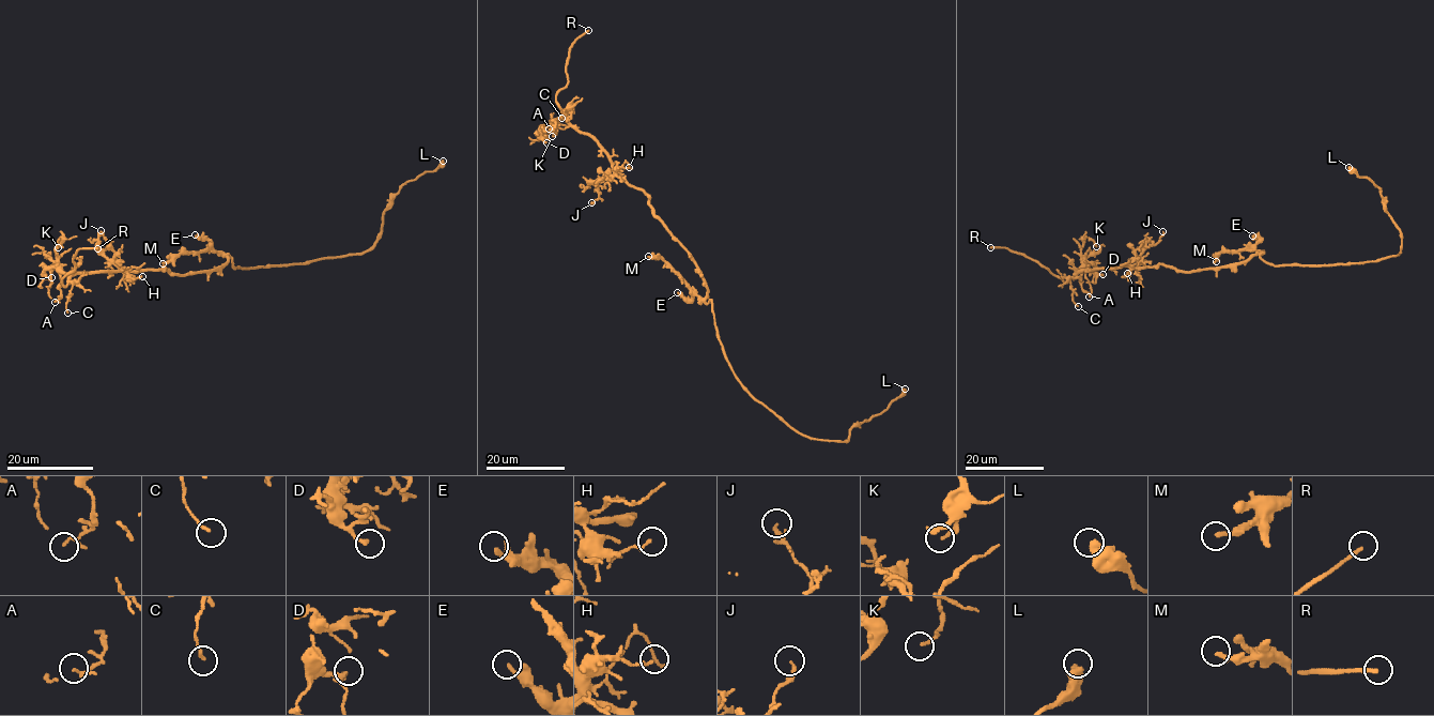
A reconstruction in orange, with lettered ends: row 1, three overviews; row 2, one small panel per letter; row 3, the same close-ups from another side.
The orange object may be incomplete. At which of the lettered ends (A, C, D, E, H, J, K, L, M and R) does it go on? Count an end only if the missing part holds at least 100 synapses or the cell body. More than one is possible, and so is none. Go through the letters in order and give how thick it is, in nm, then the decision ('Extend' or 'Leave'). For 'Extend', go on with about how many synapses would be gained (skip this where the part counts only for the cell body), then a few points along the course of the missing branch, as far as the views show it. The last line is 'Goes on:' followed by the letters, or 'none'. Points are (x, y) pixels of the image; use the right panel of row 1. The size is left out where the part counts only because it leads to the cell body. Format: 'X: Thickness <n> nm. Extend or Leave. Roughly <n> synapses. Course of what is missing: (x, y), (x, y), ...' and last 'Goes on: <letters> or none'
A: Thickness 90 nm. Leave
C: Thickness 140 nm. Leave
D: Thickness 240 nm. Leave
E: Thickness 220 nm. Leave
H: Thickness 160 nm. Leave
J: Thickness 150 nm. Leave
K: Thickness 100 nm. Leave
L: Thickness 440 nm. Leave
M: Thickness 220 nm. Leave
R: Thickness 180 nm. Extend
Goes on: R

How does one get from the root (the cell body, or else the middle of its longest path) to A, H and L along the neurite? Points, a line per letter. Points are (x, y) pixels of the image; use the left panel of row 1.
A: (226, 257), (220, 268), (185, 275), (174, 275), (164, 267), (61, 273), (61, 296), (55, 302)
H: (226, 257), (220, 268), (185, 275), (174, 275), (164, 267), (127, 272), (132, 278), (142, 276)
L: (226, 257), (234, 269), (253, 269), (363, 254), (376, 240), (383, 212), (399, 188), (443, 161)

